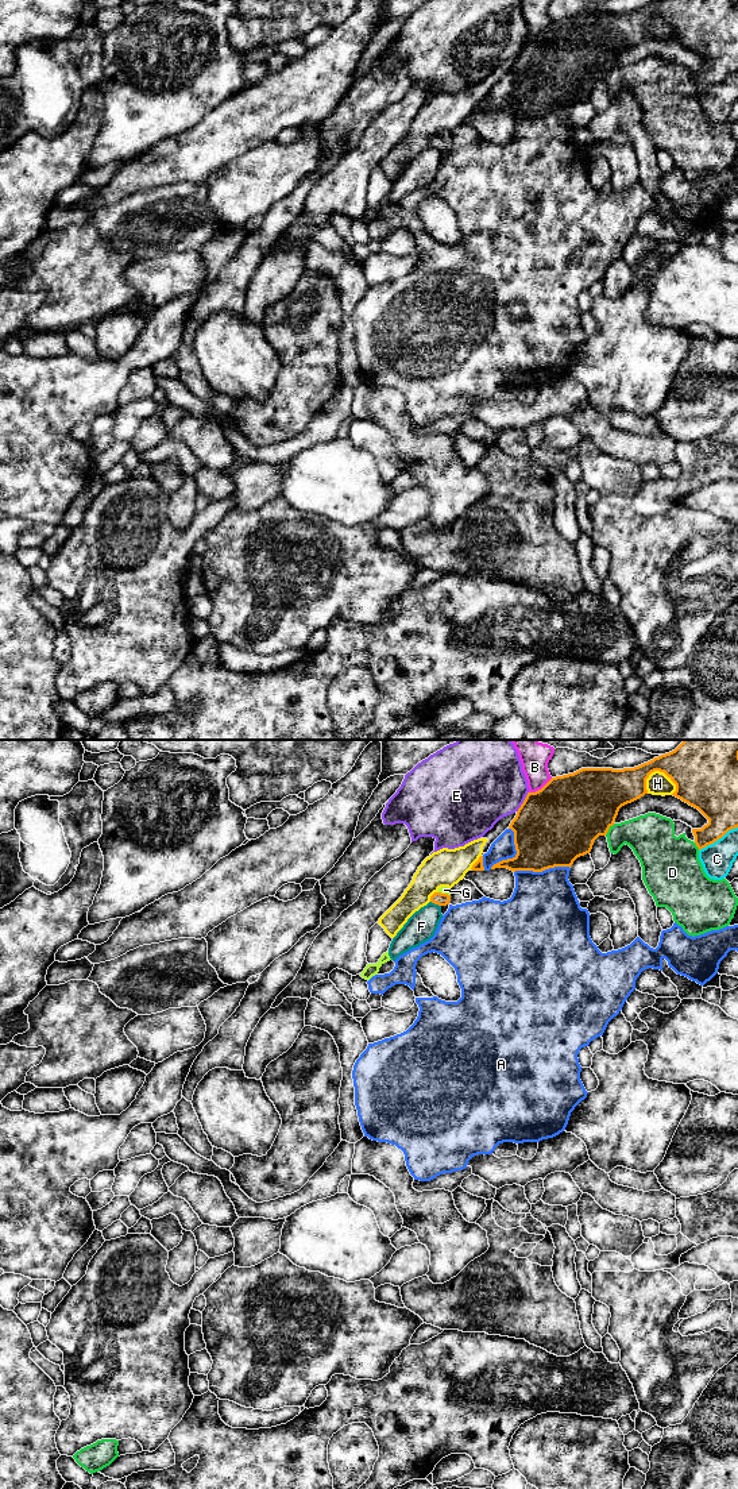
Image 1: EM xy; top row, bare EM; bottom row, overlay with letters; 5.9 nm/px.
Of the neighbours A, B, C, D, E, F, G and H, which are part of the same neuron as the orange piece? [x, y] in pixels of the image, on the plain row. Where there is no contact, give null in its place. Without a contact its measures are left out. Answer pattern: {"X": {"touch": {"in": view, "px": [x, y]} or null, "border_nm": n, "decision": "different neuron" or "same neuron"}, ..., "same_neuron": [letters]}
{"A": {"touch": {"in": "xy", "px": [541, 115]}, "border_nm": 340, "decision": "different neuron"}, "B": {"touch": {"in": "xy", "px": [541, 33]}, "border_nm": 170, "decision": "different neuron"}, "C": {"touch": {"in": "xy", "px": [718, 83]}, "border_nm": 280, "decision": "different neuron"}, "D": {"touch": {"in": "xy", "px": [609, 72]}, "border_nm": 90, "decision": "different neuron"}, "E": {"touch": {"in": "xy", "px": [524, 46]}, "border_nm": 140, "decision": "different neuron"}, "F": {"touch": {"in": "xy", "px": [436, 147]}, "border_nm": 70, "decision": "different neuron"}, "G": {"touch": {"in": "xy", "px": [444, 138]}, "border_nm": 80, "decision": "same neuron"}, "H": {"touch": {"in": "xy", "px": [663, 15]}, "border_nm": 200, "decision": "different neuron"}, "same_neuron": ["G"]}

